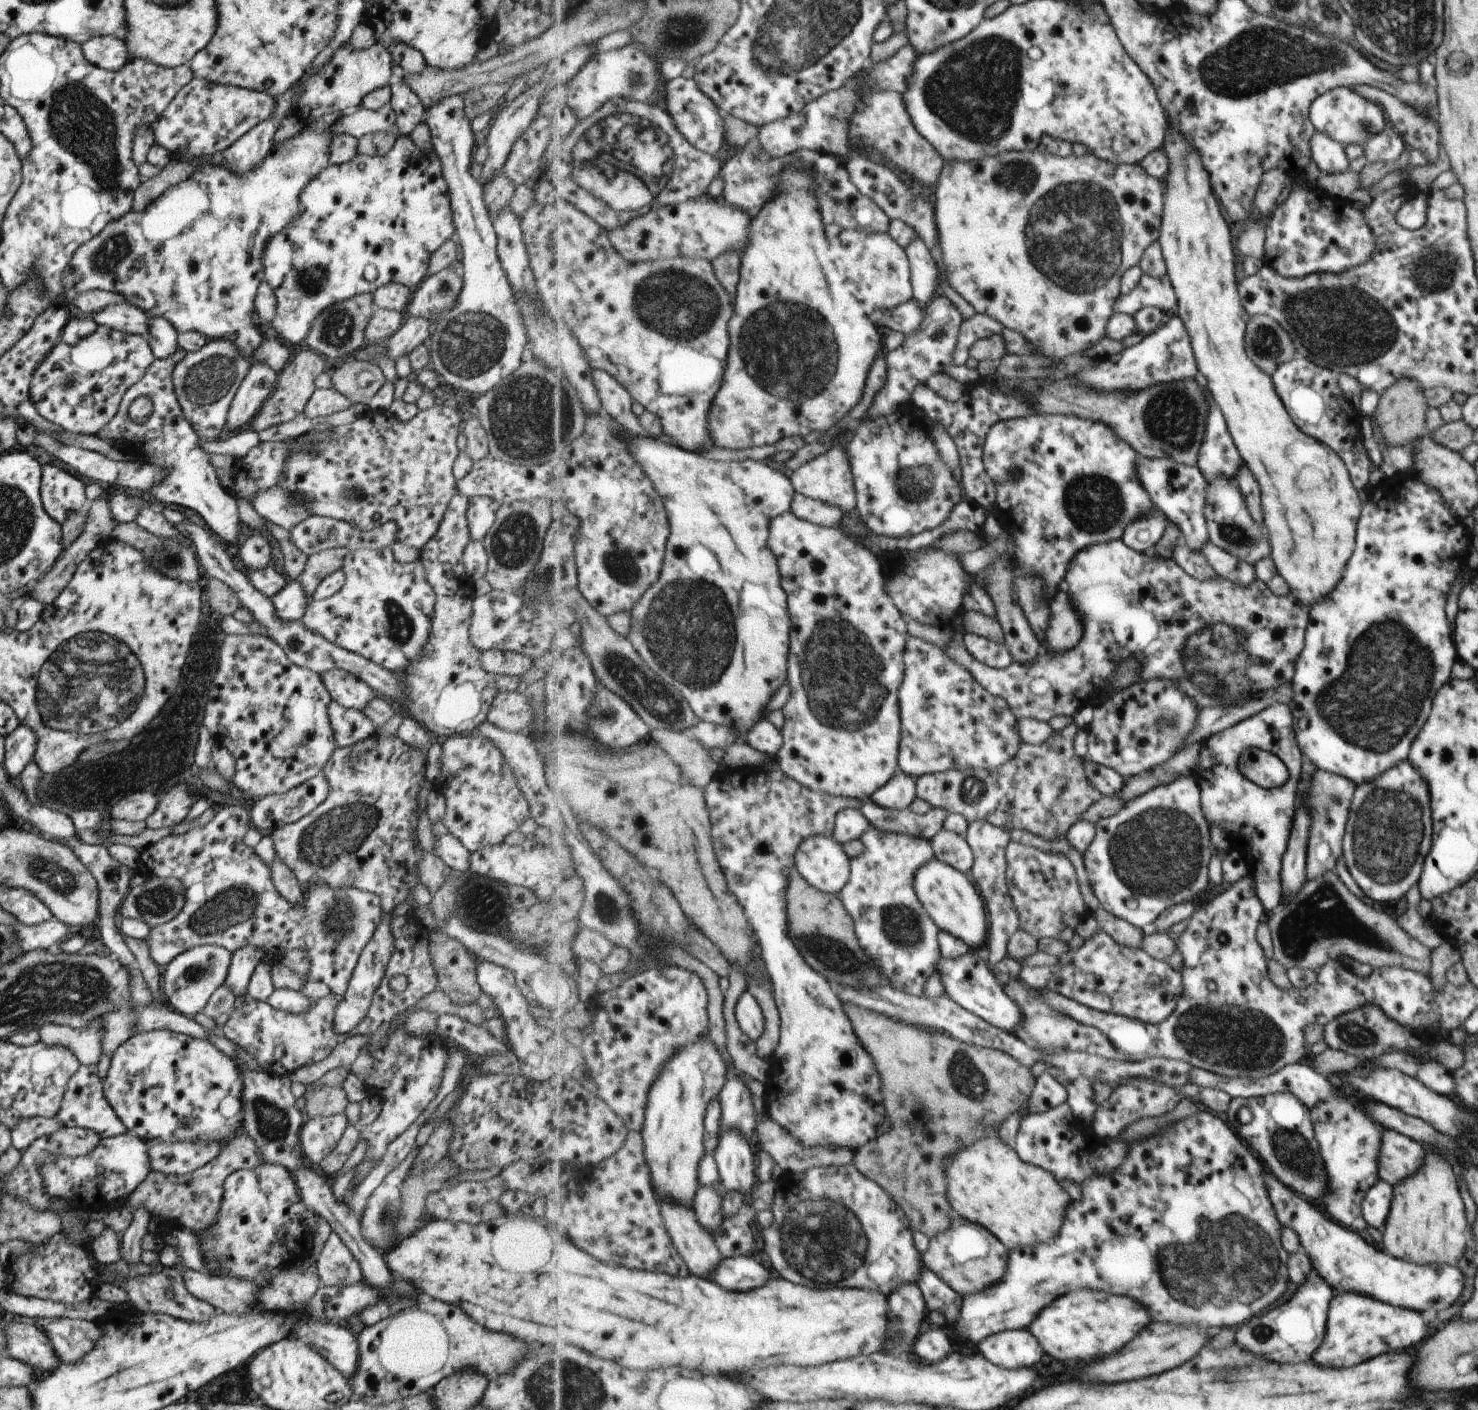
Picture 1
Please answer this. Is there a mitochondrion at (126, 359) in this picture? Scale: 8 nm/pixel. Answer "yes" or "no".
no

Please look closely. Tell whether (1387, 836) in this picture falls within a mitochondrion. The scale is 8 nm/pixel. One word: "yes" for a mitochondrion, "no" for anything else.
yes

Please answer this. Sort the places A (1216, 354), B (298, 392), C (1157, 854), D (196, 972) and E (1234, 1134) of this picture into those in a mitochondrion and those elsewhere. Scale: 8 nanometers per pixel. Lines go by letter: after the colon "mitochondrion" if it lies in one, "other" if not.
A: other
B: other
C: mitochondrion
D: mitochondrion
E: other

